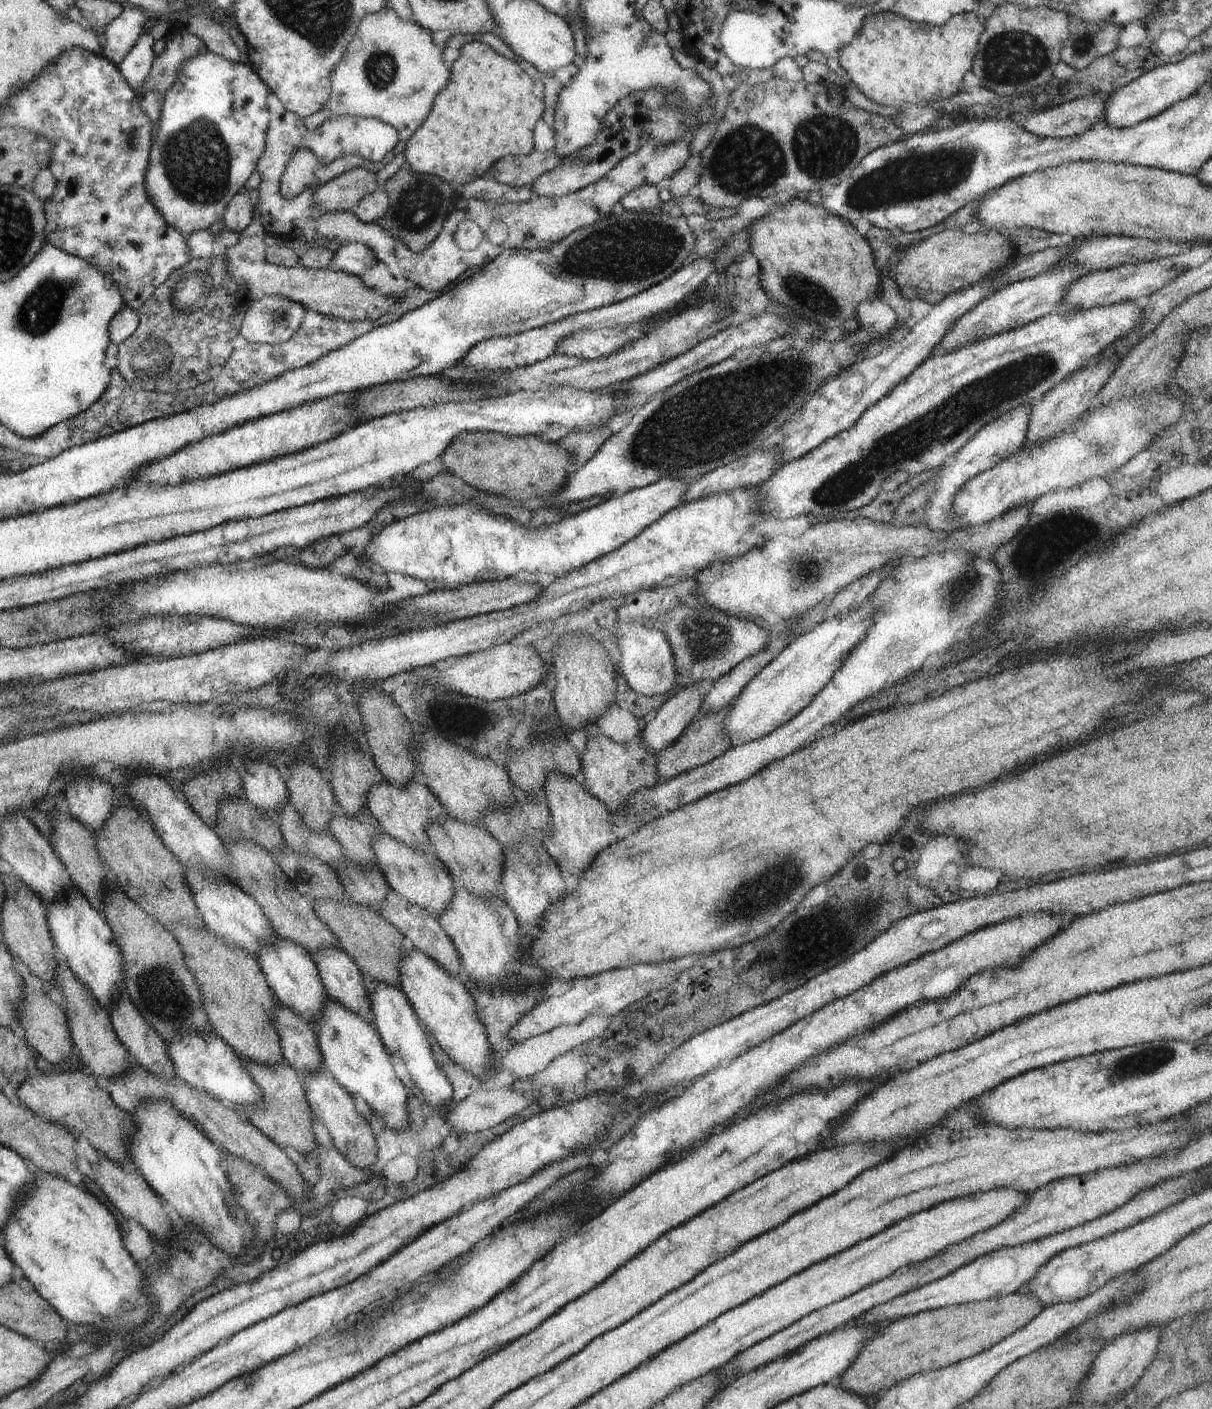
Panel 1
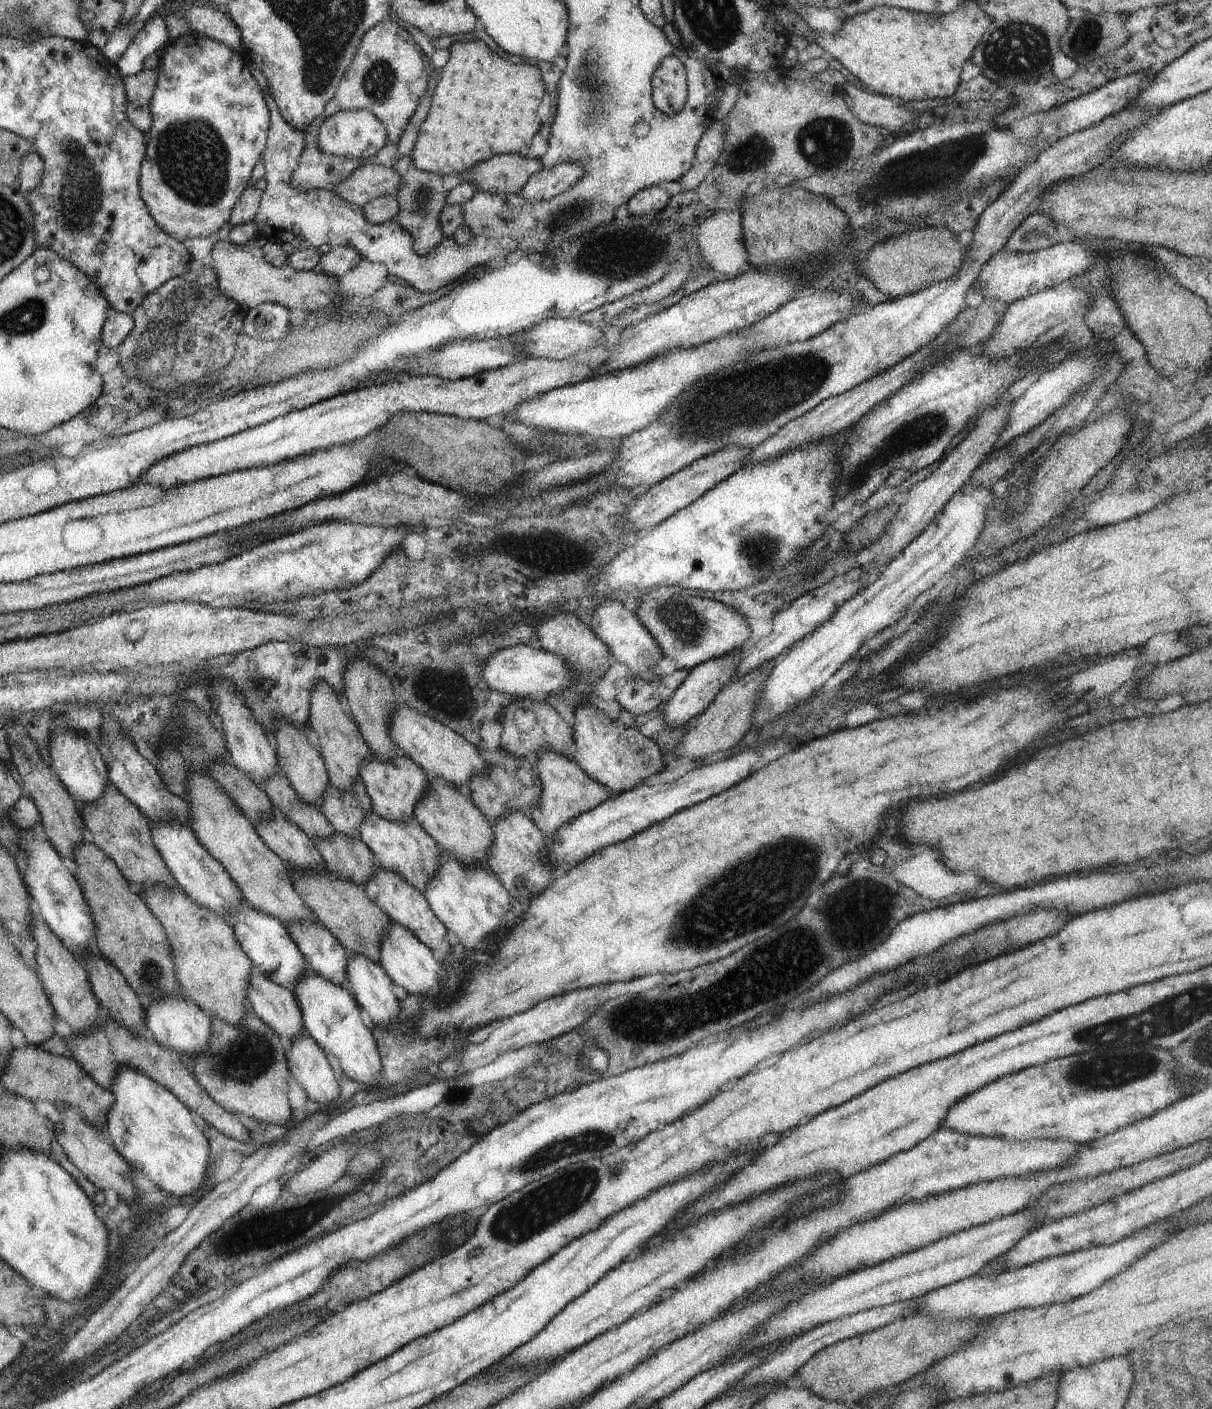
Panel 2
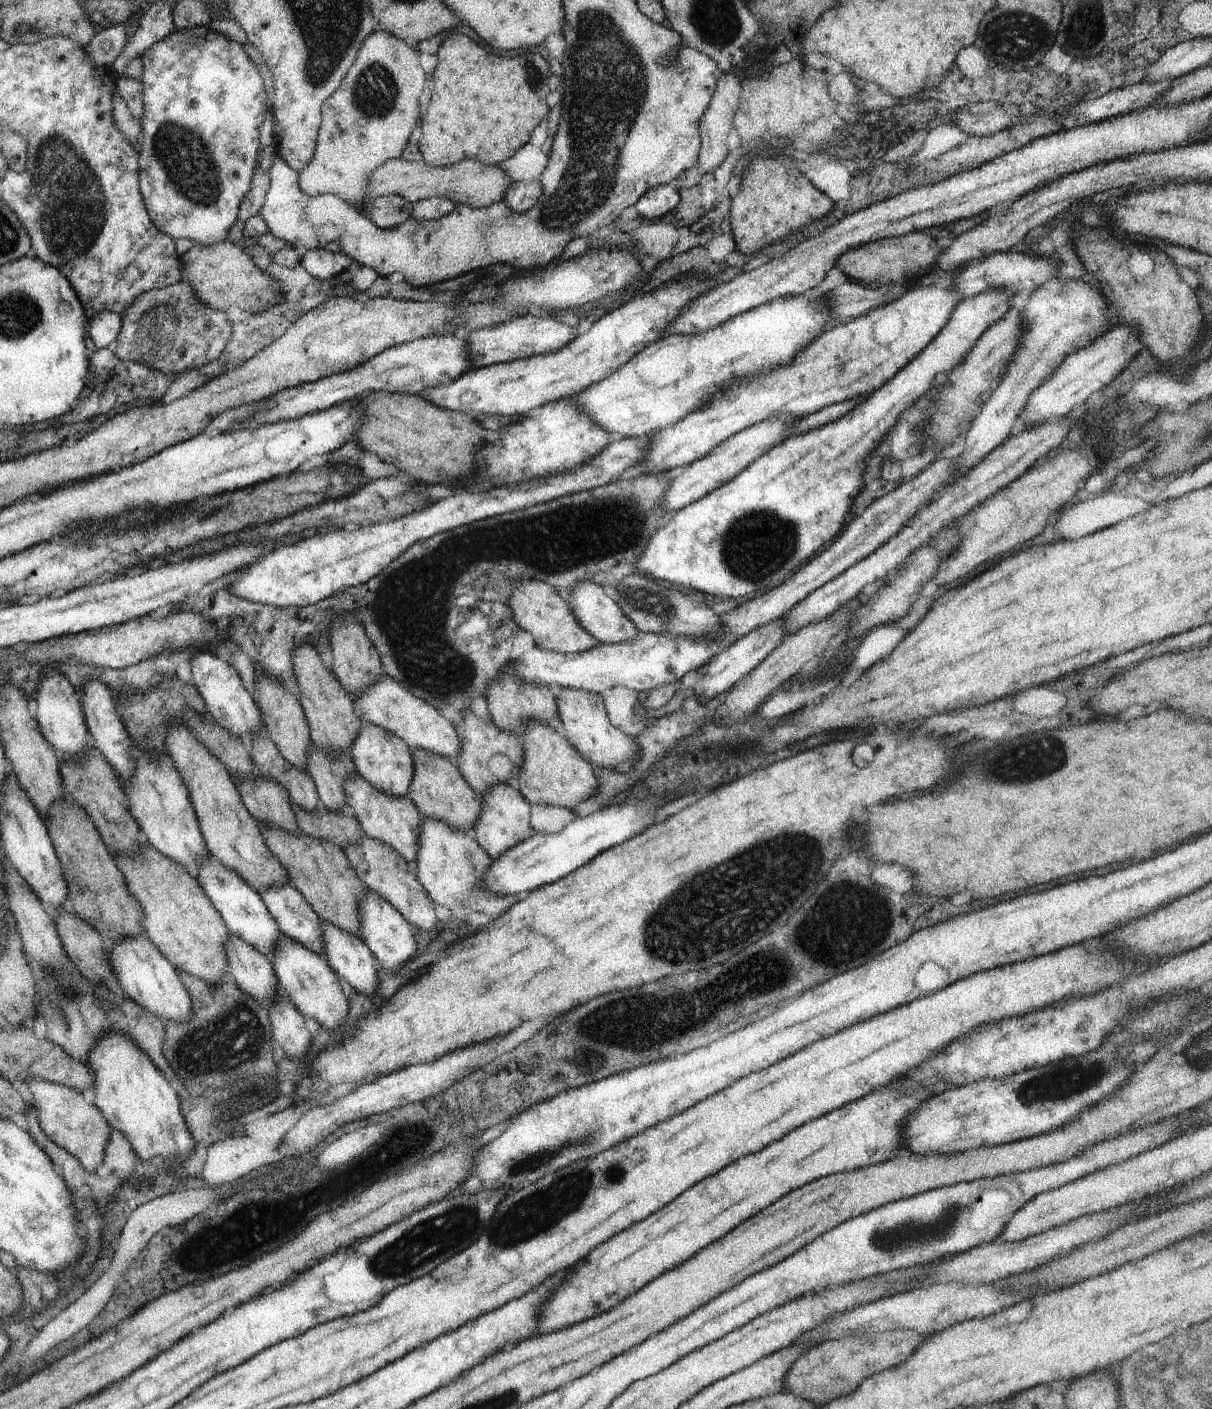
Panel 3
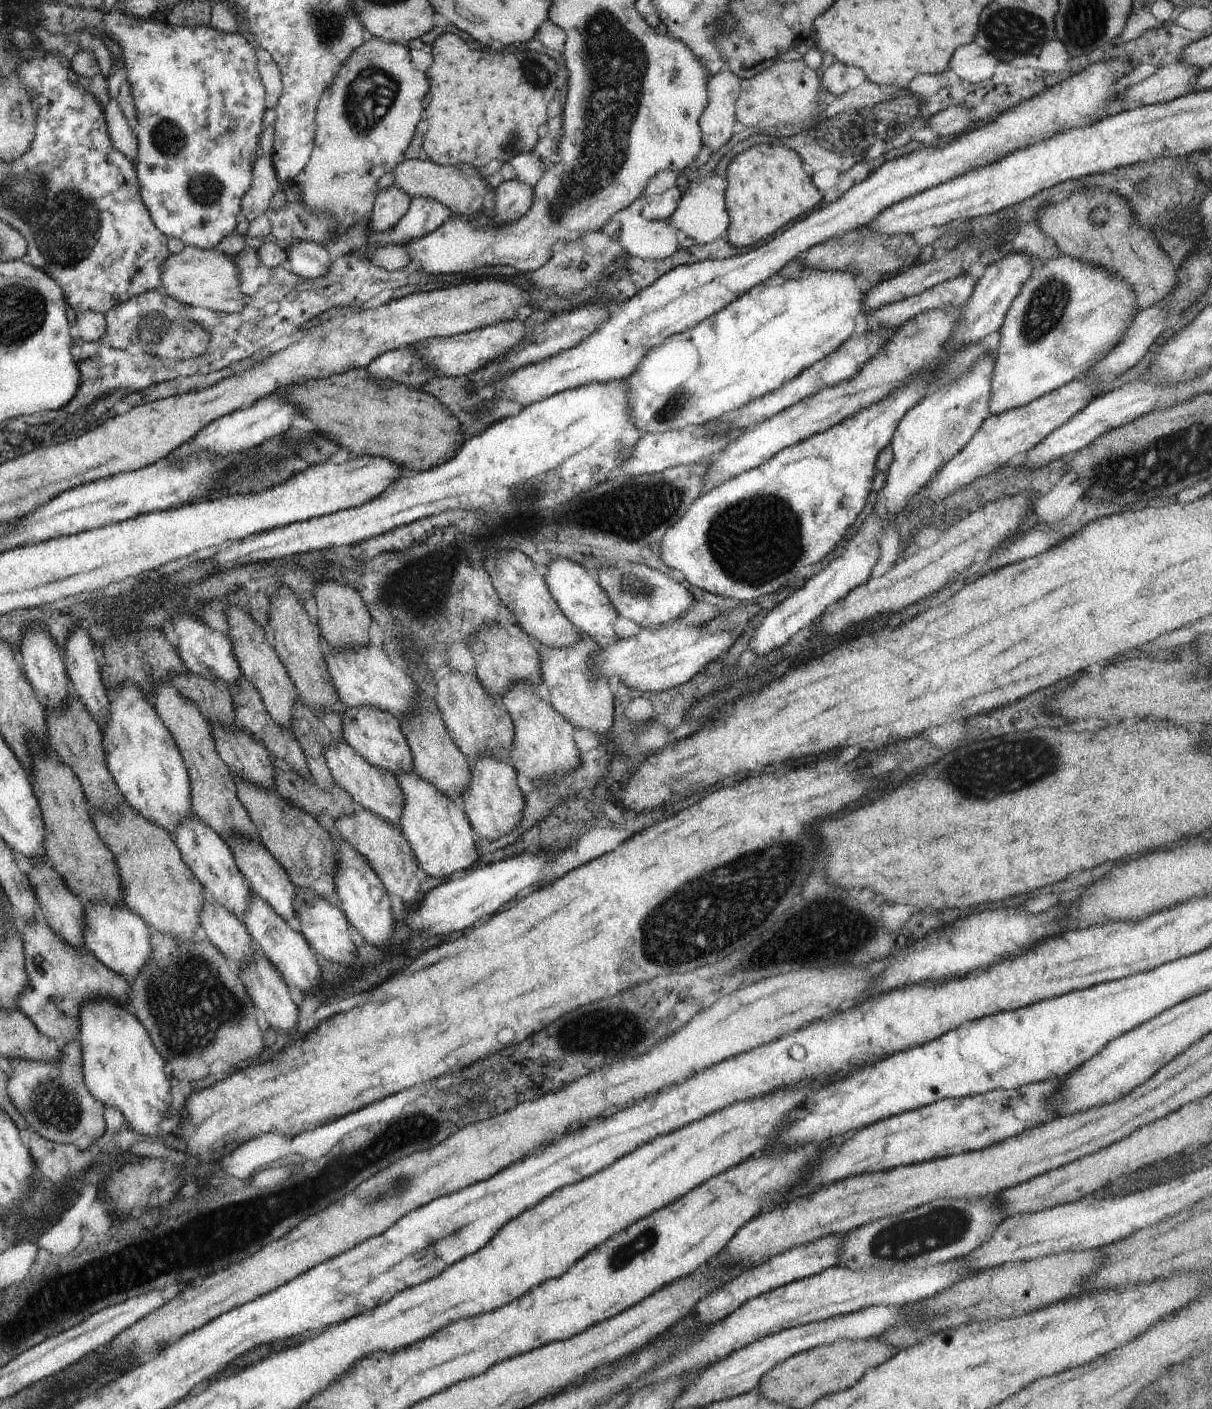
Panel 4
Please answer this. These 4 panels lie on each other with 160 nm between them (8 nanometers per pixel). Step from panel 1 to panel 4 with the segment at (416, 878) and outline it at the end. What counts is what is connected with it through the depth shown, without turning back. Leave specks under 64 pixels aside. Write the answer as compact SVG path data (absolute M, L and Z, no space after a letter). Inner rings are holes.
M344 739L331 747L326 747L324 756L336 785L348 792L358 806L399 828L404 797L394 774L386 769L373 767Z

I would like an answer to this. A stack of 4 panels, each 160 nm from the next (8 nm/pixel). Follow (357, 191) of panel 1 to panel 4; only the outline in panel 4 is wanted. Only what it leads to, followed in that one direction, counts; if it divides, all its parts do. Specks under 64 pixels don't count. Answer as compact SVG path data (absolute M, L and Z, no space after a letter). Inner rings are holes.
M404 159L393 170L393 173L394 186L406 192L412 199L414 197L433 198L449 208L454 216L457 214L464 214L464 216L466 214L468 216L478 214L484 206L484 198L488 196L488 192L491 190L485 183L484 177L479 173L470 179L466 179L455 166L445 167L430 159L425 161Z

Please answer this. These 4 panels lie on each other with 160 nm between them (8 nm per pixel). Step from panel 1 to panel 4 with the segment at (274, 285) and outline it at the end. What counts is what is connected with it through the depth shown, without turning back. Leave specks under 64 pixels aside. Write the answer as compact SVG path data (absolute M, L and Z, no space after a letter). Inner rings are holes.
M186 245L182 252L170 255L161 266L160 291L170 298L175 298L185 305L210 308L217 312L240 312L248 294L241 292L239 270L231 257L227 257L216 249L202 250Z

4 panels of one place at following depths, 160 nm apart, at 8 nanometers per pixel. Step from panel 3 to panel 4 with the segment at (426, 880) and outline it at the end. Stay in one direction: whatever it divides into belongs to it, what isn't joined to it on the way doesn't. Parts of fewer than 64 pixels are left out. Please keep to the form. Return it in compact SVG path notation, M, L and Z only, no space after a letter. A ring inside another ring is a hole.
M414 770L400 771L394 776L404 797L399 828L412 847L422 876L454 878L478 862L473 830L459 801L437 791L431 782L421 779Z

